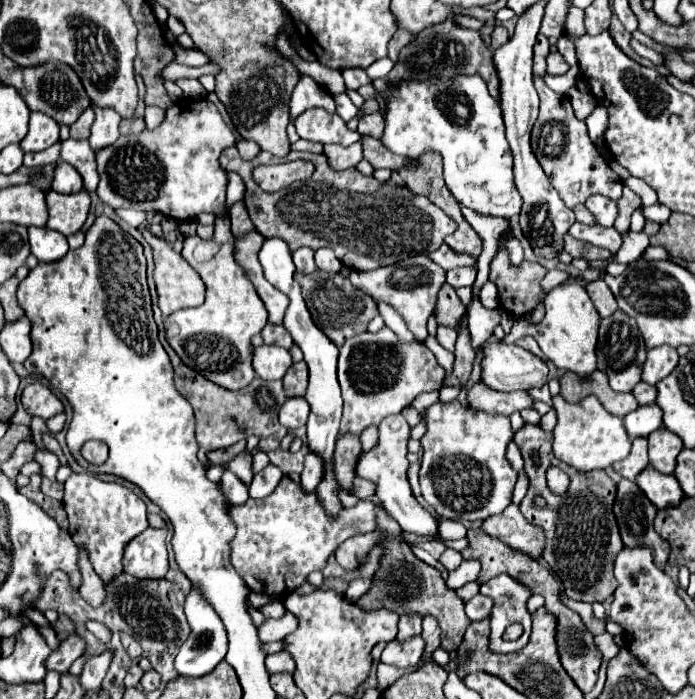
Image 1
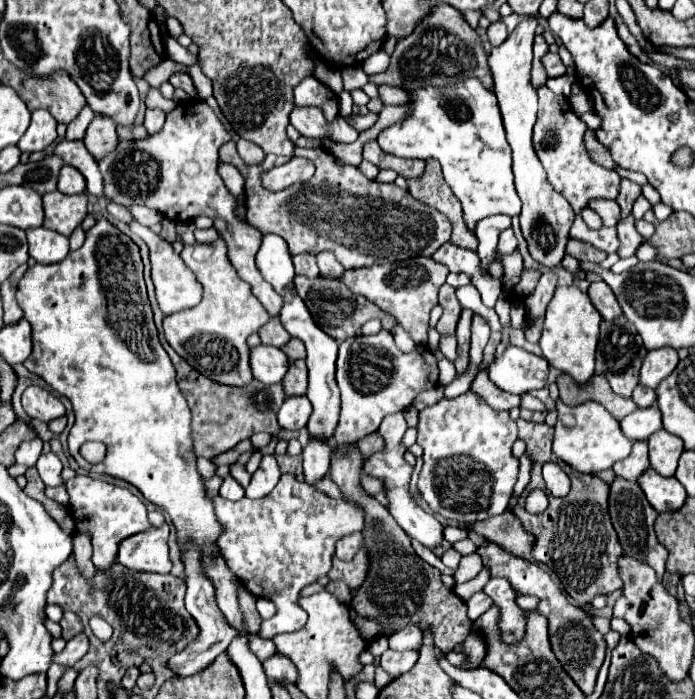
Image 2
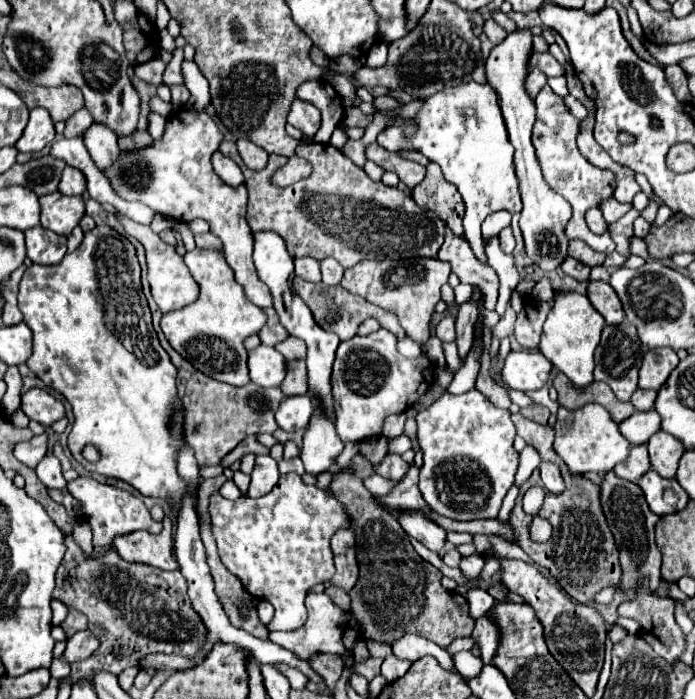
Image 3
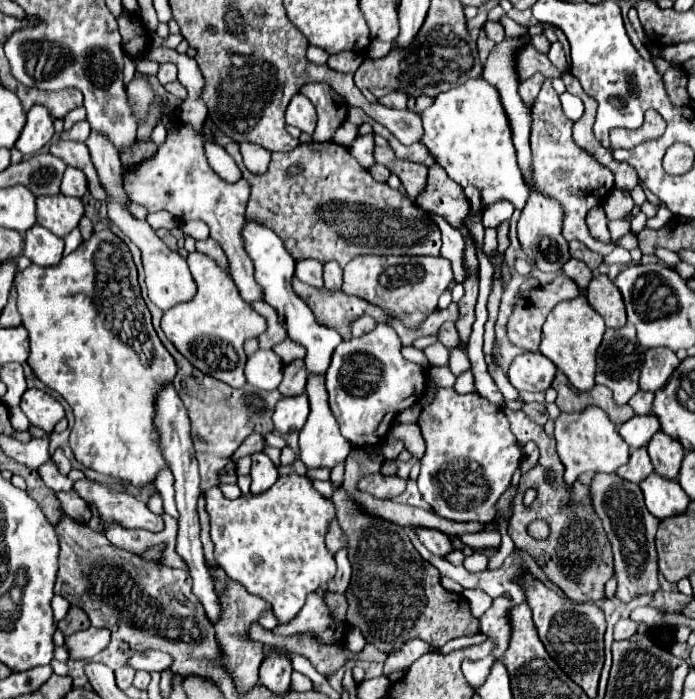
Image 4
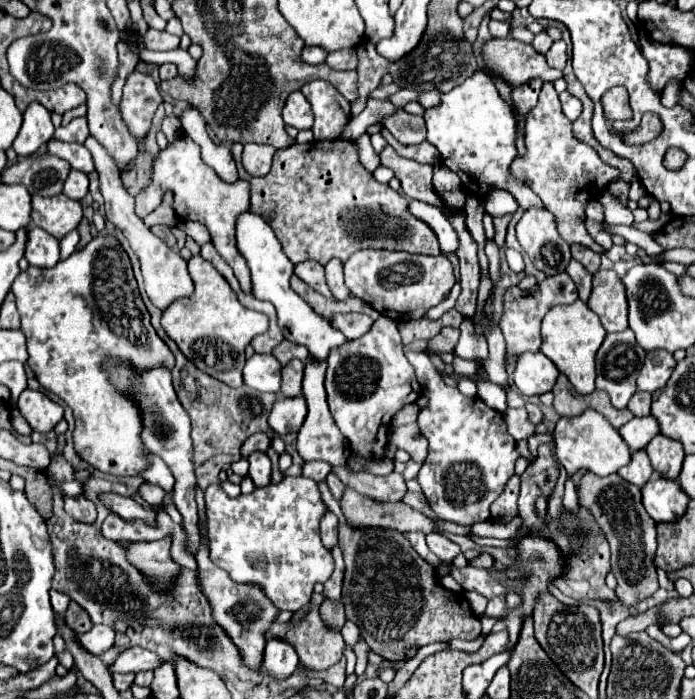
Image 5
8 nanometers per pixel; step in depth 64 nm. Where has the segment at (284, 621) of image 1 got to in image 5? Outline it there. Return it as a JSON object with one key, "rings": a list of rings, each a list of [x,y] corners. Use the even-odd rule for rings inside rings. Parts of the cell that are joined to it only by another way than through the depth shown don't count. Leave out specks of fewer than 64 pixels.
{"rings":[[[284,476],[278,484],[270,484],[238,498],[228,498],[220,486],[208,486],[204,492],[204,500],[208,518],[210,560],[216,566],[224,568],[234,578],[234,582],[260,586],[280,612],[296,612],[298,608],[302,608],[302,604],[310,600],[314,584],[324,584],[332,576],[334,560],[332,554],[328,554],[328,550],[324,548],[318,528],[322,516],[328,512],[328,506],[322,502],[314,480],[304,476]]]}

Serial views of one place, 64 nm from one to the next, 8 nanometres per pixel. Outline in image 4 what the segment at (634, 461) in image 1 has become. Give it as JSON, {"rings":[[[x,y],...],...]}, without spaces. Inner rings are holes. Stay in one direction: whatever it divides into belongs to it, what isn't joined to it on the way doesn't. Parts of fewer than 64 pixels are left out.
{"rings":[[[644,446],[638,448],[638,450],[632,450],[628,464],[624,464],[624,466],[620,466],[620,468],[616,470],[616,474],[618,474],[620,478],[630,480],[630,482],[634,482],[634,484],[640,484],[640,482],[642,482],[648,474],[652,474],[652,472],[654,472],[654,470],[652,470],[652,462],[650,462],[648,452],[646,452]]]}

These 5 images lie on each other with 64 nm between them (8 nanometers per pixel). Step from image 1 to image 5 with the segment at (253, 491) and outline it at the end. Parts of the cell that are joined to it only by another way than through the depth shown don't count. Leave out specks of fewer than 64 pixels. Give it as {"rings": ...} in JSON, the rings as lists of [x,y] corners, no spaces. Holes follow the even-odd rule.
{"rings":[[[252,452],[250,454],[250,478],[254,480],[256,488],[264,488],[270,484],[270,458],[264,452]]]}

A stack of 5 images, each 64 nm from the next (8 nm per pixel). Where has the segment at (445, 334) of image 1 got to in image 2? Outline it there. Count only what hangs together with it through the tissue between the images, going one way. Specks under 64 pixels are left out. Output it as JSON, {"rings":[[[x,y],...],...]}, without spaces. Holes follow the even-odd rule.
{"rings":[[[452,334],[452,336],[440,336],[440,350],[444,352],[444,356],[448,358],[448,360],[456,360],[456,336]]]}

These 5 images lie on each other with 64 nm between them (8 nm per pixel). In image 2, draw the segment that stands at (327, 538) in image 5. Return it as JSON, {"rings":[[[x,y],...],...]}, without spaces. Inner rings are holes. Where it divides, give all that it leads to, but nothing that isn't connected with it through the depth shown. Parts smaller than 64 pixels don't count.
{"rings":[[[354,532],[354,534],[350,534],[350,536],[344,536],[344,538],[336,544],[336,556],[338,556],[340,560],[350,562],[350,560],[356,556],[356,552],[362,548],[362,544],[364,544],[364,536],[362,536],[360,532]]]}

